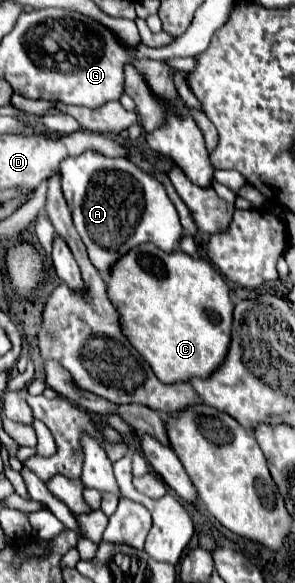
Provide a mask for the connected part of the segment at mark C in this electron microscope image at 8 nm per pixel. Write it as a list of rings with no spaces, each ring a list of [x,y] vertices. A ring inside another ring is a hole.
[[[142,244],[136,250],[130,250],[124,258],[120,258],[116,266],[112,266],[112,274],[108,274],[106,286],[108,286],[110,302],[120,312],[120,328],[124,336],[152,366],[160,382],[172,384],[172,382],[188,380],[192,376],[206,378],[224,360],[230,344],[234,304],[230,300],[228,284],[212,268],[210,262],[190,258],[180,250],[164,252],[154,244]]]

